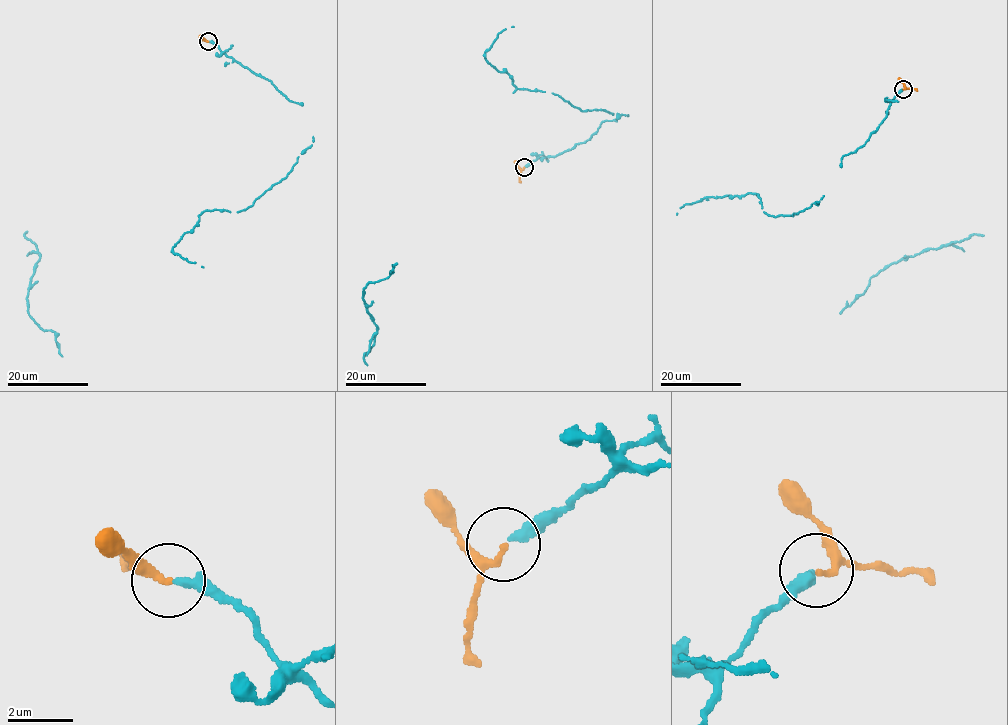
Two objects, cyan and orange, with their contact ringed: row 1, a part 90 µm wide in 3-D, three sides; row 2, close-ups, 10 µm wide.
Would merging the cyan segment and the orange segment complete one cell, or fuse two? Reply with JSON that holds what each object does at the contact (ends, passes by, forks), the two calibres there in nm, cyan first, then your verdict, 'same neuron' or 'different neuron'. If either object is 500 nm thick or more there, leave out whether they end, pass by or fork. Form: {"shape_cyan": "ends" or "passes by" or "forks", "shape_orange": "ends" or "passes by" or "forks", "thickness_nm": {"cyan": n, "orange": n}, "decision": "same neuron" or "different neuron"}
{"shape_cyan": "ends", "shape_orange": "passes by", "thickness_nm": {"cyan": 300, "orange": 150}, "decision": "same neuron"}

